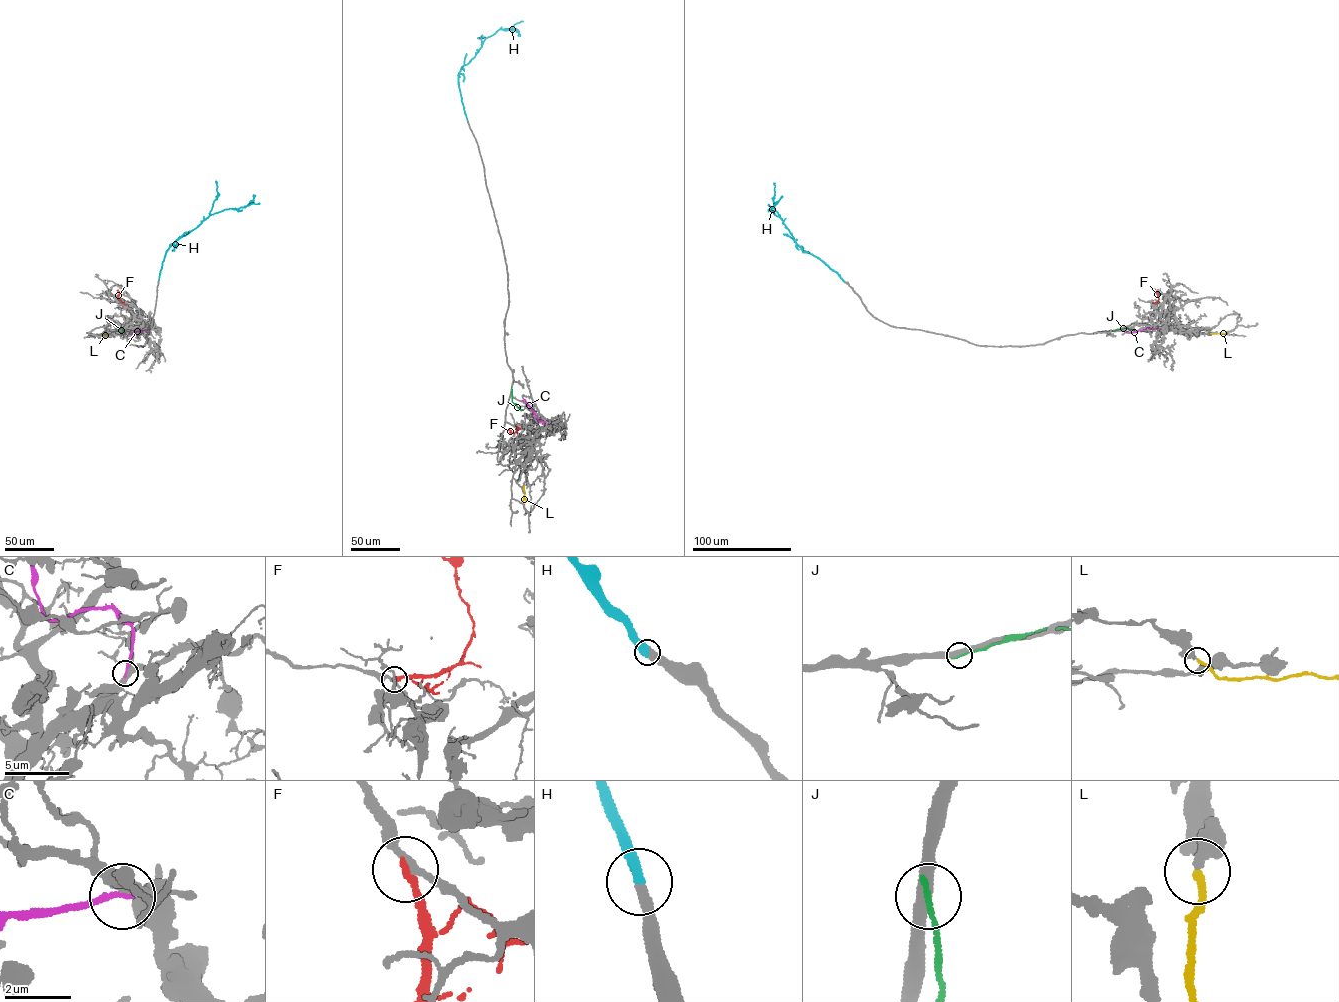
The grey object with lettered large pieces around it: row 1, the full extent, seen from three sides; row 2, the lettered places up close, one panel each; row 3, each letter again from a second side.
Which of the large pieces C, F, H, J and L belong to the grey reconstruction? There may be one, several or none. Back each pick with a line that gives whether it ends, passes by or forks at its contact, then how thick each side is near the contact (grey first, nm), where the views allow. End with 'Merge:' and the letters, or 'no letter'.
H: it ends; calibres 440 and 460 nm
L: it ends; calibres 320 and 240 nm
Merge: H, L

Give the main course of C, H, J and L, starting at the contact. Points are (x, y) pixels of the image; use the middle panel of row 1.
C: (544, 425), (544, 422), (538, 421), (522, 400)
H: (467, 119), (458, 83), (460, 69), (473, 58), (486, 38), (499, 29), (516, 28), (520, 36)
J: (511, 388), (512, 402), (521, 411)
L: (524, 485), (521, 501)

